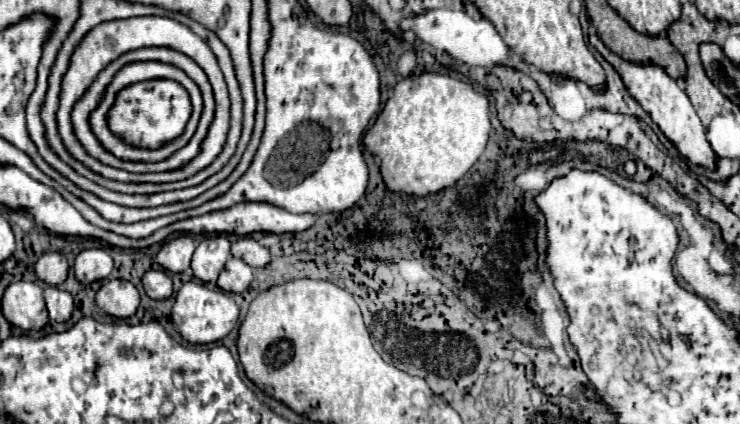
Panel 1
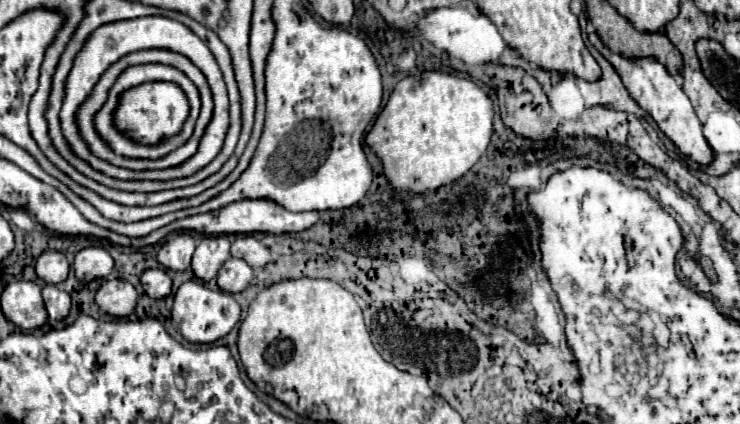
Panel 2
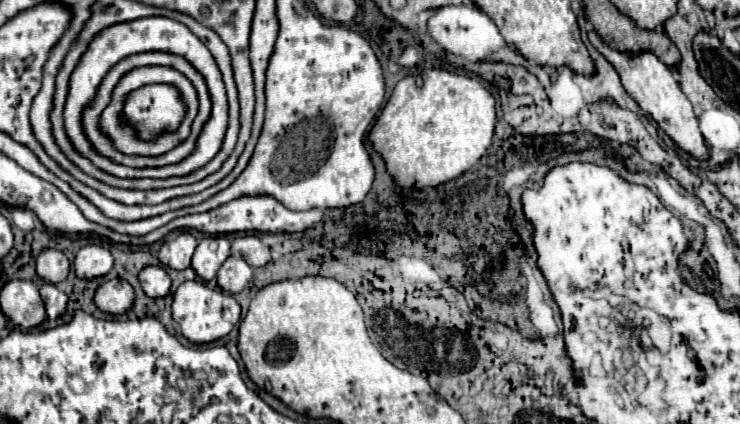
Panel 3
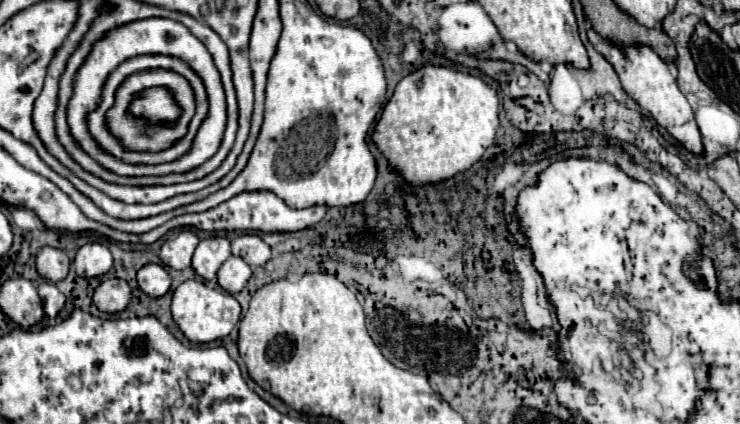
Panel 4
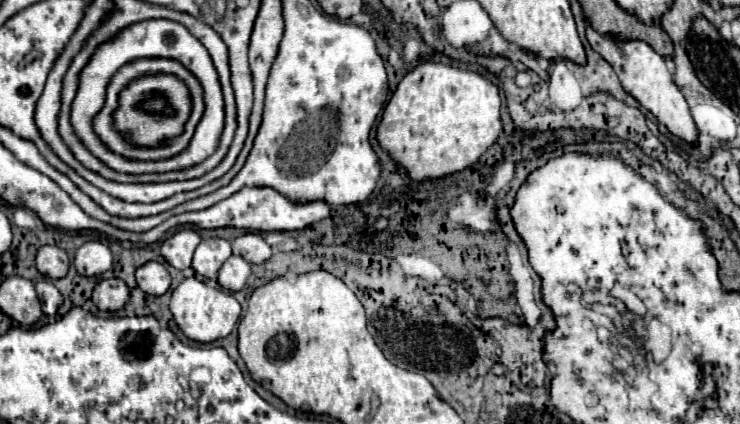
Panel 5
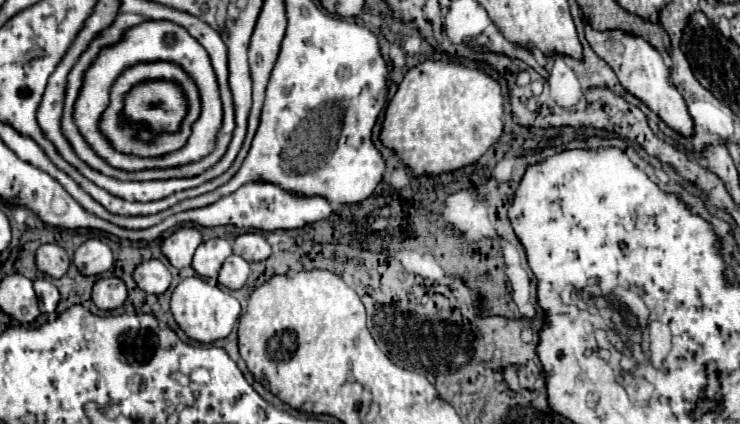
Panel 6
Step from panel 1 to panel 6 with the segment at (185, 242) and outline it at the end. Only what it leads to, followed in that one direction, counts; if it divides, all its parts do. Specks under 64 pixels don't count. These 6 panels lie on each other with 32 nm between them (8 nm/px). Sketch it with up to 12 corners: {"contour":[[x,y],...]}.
{"contour":[[178,228],[162,242],[174,268],[186,268],[202,242],[196,228]]}

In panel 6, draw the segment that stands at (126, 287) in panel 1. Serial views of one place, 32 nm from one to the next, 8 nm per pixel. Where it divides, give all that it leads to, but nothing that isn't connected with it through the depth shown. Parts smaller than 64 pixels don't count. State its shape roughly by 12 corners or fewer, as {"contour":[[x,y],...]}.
{"contour":[[120,278],[94,284],[92,300],[102,310],[116,310],[128,298]]}

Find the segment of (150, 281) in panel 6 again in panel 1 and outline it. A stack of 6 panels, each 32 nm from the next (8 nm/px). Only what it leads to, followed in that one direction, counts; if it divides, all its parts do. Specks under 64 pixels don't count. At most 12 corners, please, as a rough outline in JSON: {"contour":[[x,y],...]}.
{"contour":[[150,270],[142,278],[154,300],[172,296],[172,278],[164,270]]}

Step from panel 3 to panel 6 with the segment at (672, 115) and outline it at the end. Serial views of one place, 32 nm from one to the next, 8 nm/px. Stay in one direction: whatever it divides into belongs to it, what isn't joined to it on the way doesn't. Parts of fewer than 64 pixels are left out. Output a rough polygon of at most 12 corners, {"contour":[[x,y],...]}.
{"contour":[[596,32],[620,84],[684,138],[694,122],[670,68],[644,38]]}

